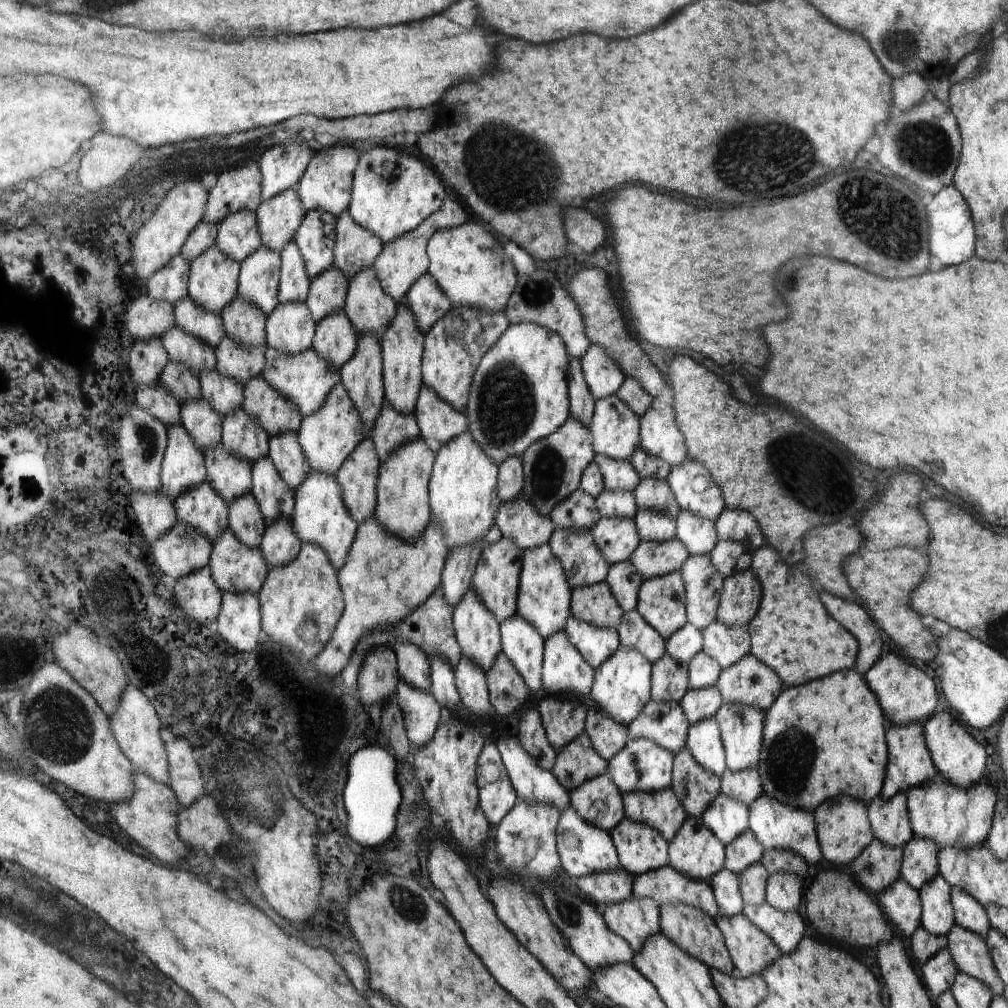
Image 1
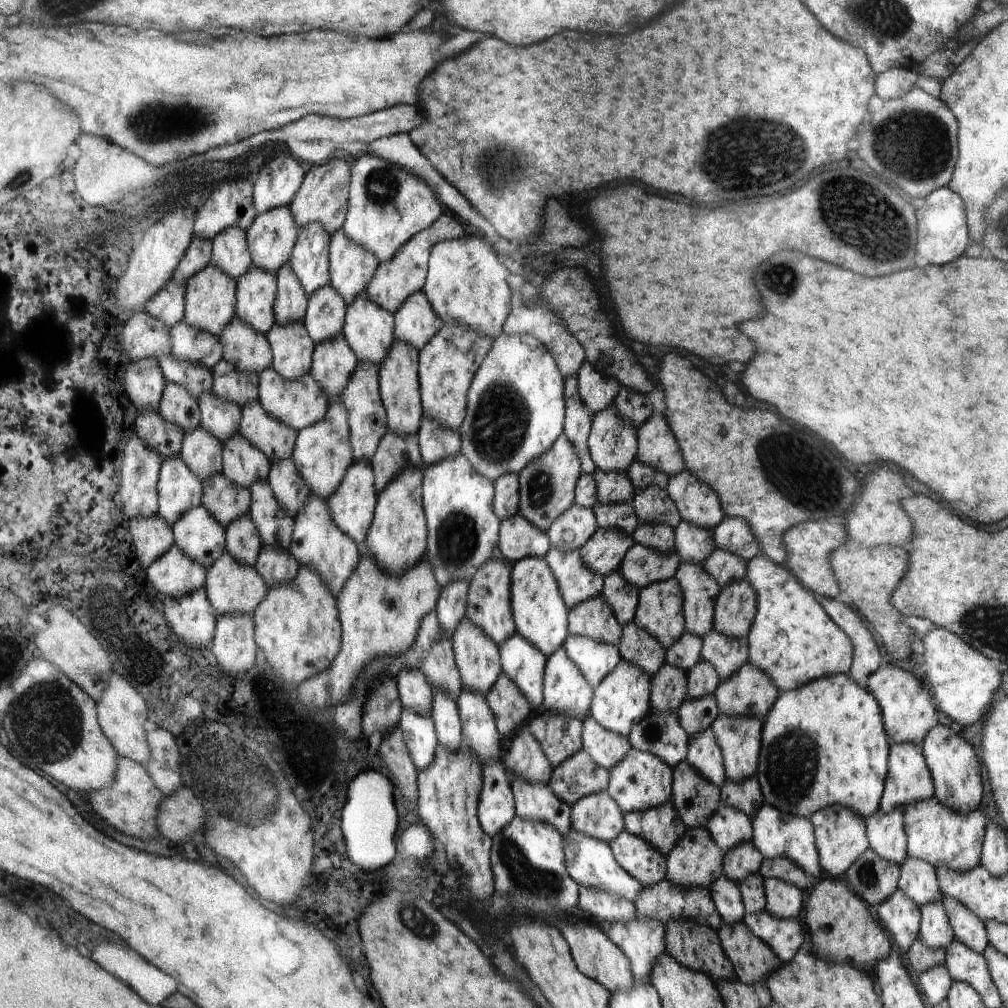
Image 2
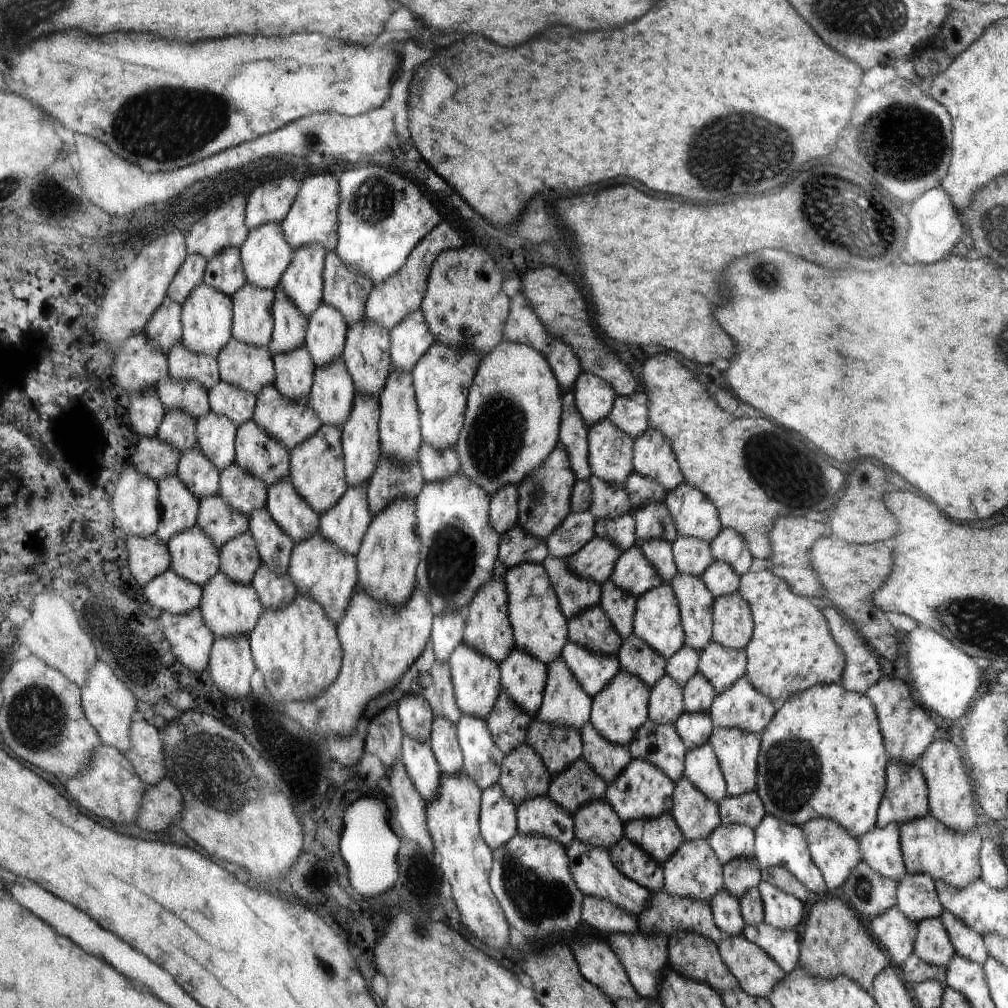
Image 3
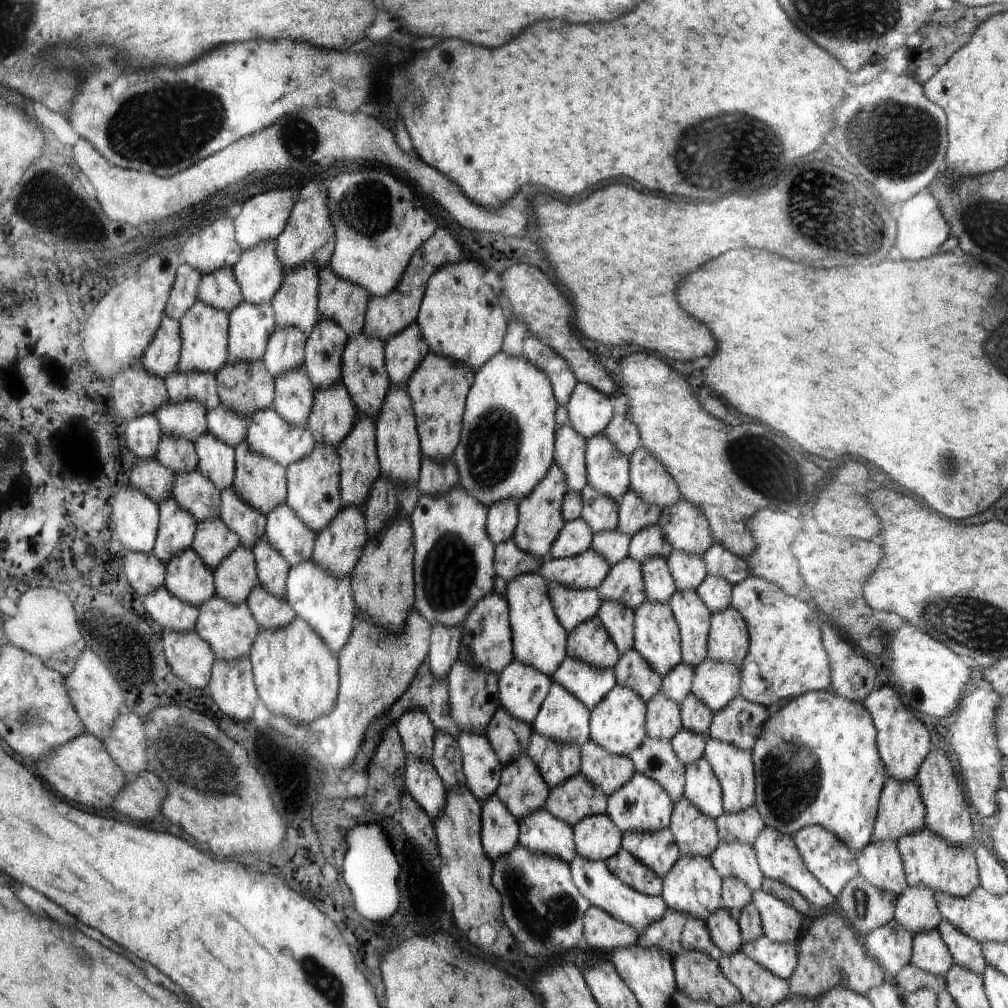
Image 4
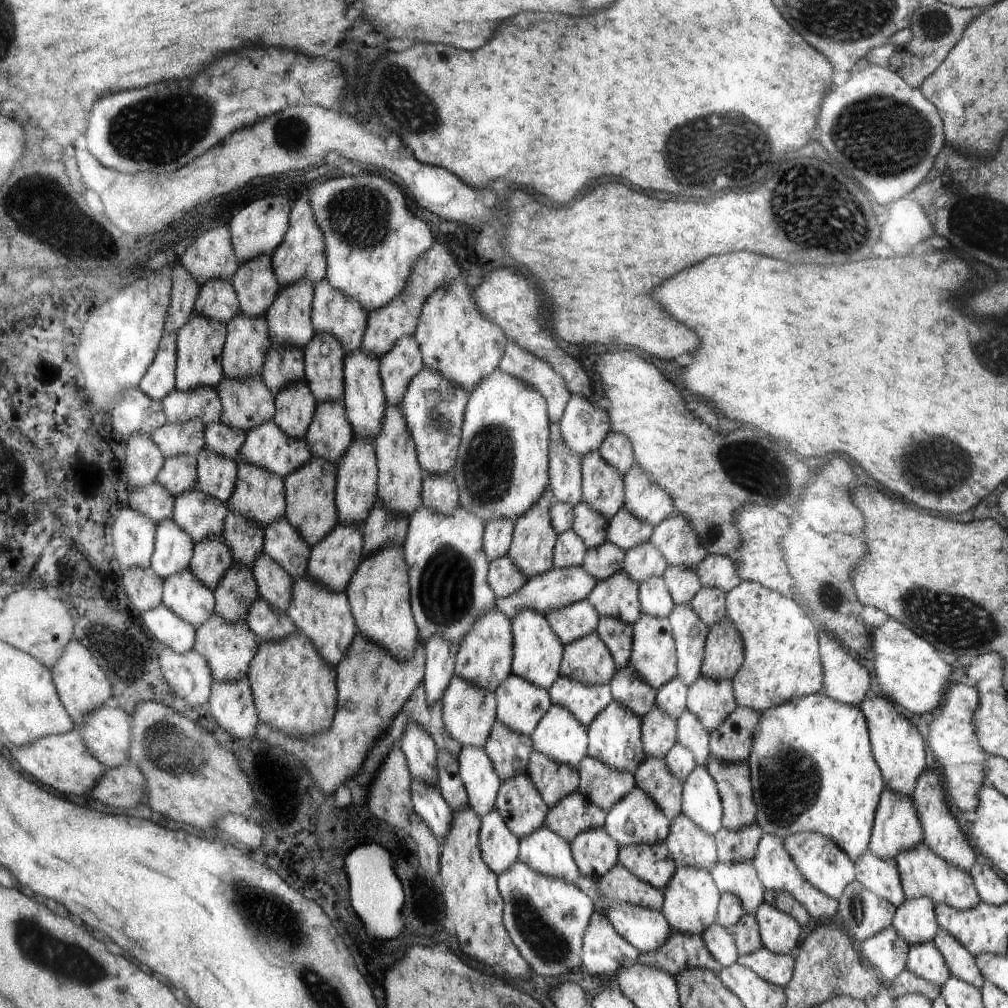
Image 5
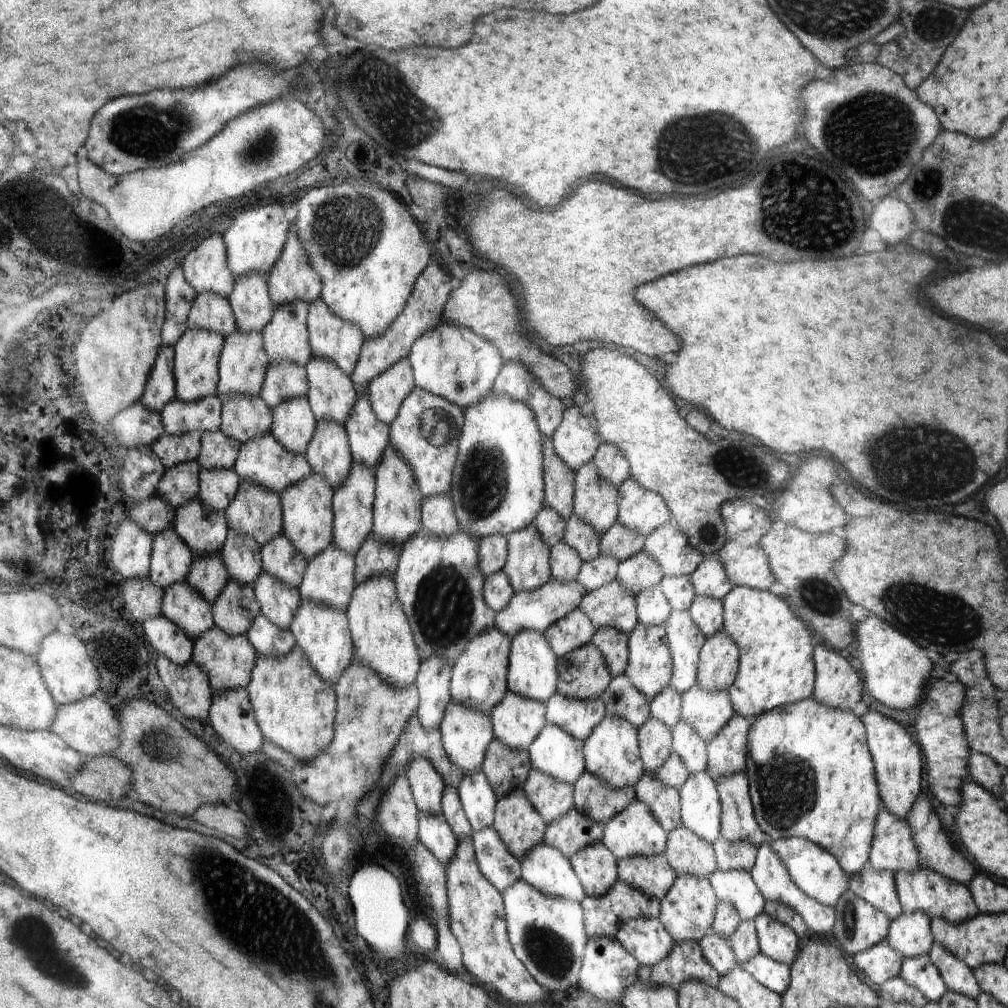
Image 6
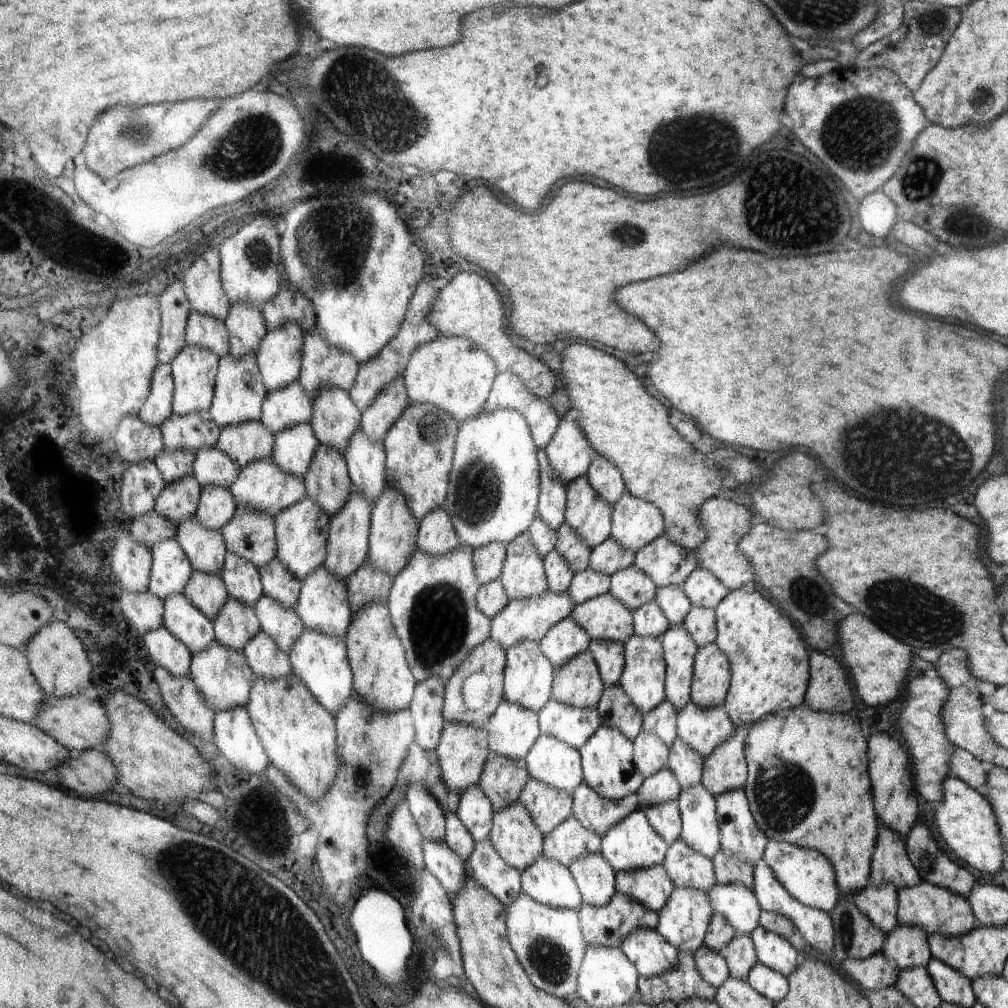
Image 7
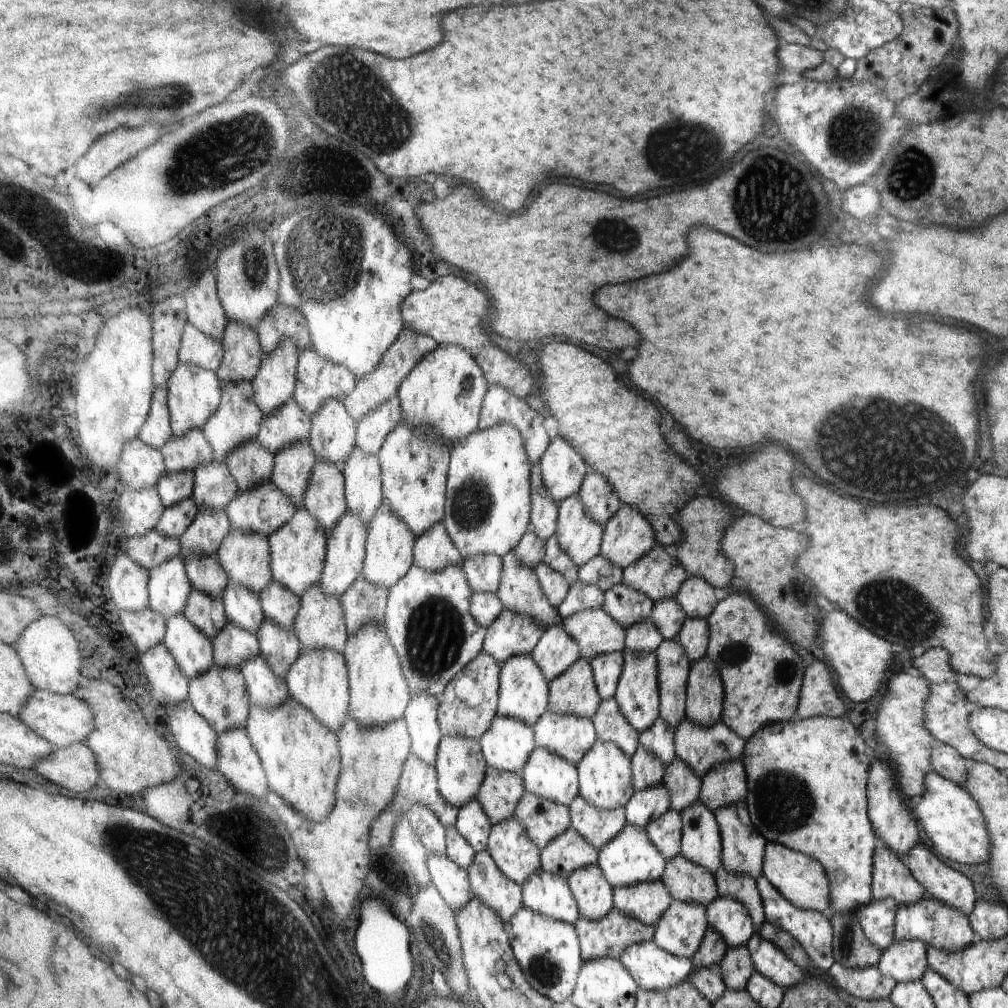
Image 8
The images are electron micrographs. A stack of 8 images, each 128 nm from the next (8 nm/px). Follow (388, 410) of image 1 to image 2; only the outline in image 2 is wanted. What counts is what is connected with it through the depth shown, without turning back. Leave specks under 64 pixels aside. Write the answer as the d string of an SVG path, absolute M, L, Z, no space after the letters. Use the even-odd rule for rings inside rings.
M389 428L382 435L370 462L378 495L404 467L422 467L424 470L417 433L402 434L390 431Z

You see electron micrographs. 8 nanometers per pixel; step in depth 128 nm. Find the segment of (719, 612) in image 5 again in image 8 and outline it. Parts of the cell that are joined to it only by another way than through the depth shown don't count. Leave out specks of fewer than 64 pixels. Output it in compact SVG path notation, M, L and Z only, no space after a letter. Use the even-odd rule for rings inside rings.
M706 617L686 618L679 634L678 642L686 650L686 654L695 660L706 656L709 645L709 628Z

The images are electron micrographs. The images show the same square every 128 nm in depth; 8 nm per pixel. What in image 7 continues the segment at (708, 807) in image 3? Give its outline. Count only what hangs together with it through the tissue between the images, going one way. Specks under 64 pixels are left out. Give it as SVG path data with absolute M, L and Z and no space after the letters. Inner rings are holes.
M681 838L669 846L663 865L675 888L692 887L707 894L717 883L714 862L687 845Z

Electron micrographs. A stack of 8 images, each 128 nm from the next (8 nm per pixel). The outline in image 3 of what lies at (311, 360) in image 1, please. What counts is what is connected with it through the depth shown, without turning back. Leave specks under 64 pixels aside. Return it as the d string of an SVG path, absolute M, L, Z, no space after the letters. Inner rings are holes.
M274 384L260 389L260 392L257 394L256 410L252 417L275 439L285 444L289 451L312 438L313 434L316 434L322 425L318 414L310 406L308 396L301 399L286 398Z

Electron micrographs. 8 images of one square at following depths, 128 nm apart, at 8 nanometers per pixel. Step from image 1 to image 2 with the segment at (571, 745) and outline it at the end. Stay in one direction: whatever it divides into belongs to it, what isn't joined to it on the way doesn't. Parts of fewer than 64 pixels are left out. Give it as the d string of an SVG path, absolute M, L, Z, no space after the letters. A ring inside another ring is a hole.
M578 750L554 767L551 789L566 802L608 790L608 770L595 763L585 750Z

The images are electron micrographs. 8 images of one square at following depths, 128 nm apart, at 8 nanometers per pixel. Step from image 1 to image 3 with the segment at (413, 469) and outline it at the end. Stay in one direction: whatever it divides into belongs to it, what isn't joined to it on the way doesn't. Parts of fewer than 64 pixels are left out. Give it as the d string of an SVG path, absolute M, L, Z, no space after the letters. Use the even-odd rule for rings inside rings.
M396 497L383 511L373 515L372 524L362 541L360 552L356 554L359 572L358 586L366 589L375 599L401 607L413 597L416 590L417 567L421 558L421 538L417 533L417 514L414 500L409 497Z

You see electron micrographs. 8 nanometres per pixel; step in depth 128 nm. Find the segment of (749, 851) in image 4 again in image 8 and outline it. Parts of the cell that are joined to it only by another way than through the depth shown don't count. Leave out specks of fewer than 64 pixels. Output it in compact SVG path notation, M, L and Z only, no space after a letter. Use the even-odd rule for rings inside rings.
M721 894L707 906L707 923L723 936L728 949L745 945L755 932L744 904Z

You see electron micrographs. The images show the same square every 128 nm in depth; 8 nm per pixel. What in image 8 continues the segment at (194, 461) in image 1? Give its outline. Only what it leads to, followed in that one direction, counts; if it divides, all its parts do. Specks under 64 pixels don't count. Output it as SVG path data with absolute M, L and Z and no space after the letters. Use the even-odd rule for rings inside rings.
M182 554L164 561L151 572L151 606L167 619L185 612L194 589Z

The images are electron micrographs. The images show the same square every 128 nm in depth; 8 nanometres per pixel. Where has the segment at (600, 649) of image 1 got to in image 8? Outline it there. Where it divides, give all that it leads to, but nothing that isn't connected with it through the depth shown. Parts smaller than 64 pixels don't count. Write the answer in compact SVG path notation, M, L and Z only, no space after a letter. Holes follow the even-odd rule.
M546 712L533 724L538 748L546 747L575 765L597 740L597 731L590 717Z

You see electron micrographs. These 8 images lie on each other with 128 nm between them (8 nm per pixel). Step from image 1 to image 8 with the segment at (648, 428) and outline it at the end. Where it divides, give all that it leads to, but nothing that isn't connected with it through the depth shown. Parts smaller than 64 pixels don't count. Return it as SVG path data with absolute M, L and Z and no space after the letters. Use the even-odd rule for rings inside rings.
M622 504L604 527L601 553L622 568L634 564L657 545L654 526L630 505Z

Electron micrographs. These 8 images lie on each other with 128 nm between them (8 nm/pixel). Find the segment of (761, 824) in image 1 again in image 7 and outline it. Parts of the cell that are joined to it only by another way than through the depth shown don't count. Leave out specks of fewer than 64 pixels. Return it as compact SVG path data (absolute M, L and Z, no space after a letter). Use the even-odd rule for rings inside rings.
M760 857L754 866L752 889L761 906L761 910L774 911L778 912L778 914L786 915L804 935L808 948L814 947L816 950L828 955L832 952L833 945L836 943L836 930L833 926L832 915L826 911L806 906L805 903L794 898L786 886L778 880L778 876L767 865L763 857Z

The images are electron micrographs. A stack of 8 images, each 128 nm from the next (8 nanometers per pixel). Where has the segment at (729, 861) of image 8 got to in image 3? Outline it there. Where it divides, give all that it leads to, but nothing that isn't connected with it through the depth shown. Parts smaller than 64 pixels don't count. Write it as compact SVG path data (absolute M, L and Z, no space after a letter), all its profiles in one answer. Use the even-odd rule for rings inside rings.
M716 728L709 739L721 766L728 796L740 796L756 790L760 737L738 728Z

